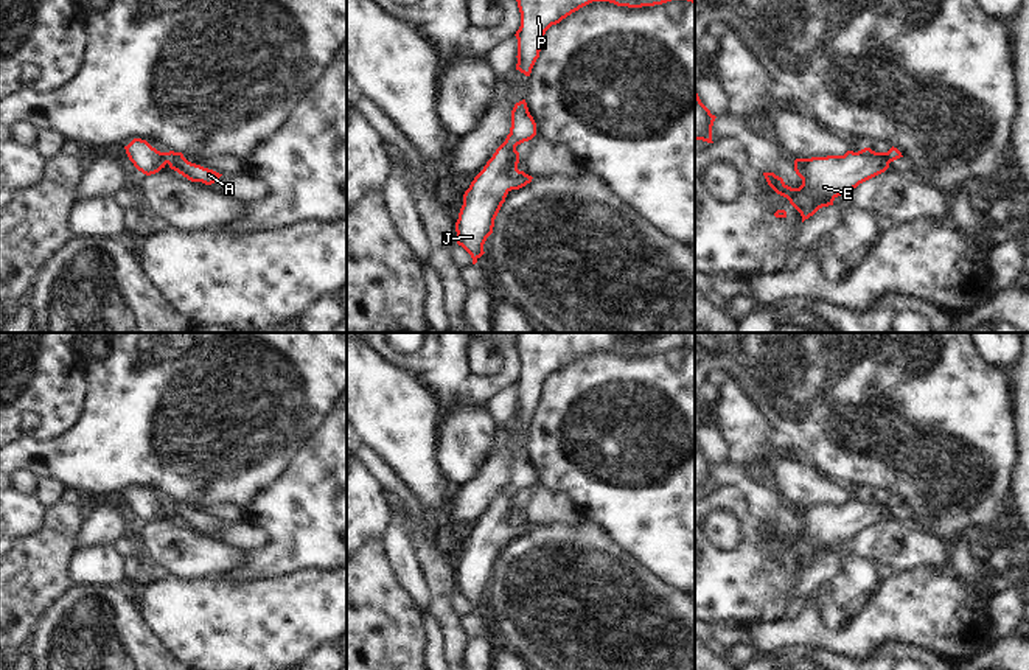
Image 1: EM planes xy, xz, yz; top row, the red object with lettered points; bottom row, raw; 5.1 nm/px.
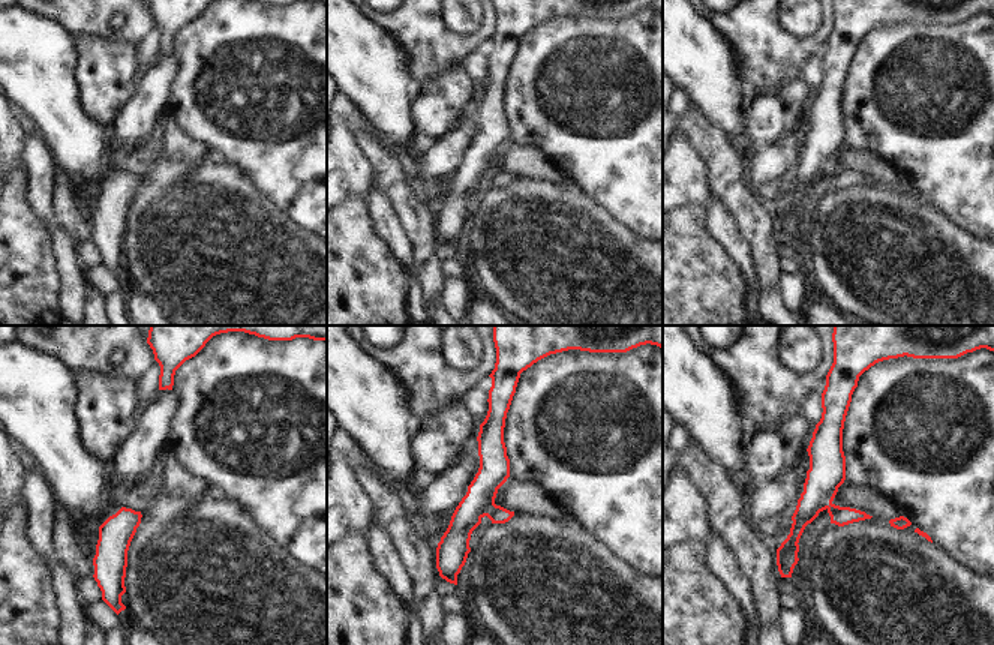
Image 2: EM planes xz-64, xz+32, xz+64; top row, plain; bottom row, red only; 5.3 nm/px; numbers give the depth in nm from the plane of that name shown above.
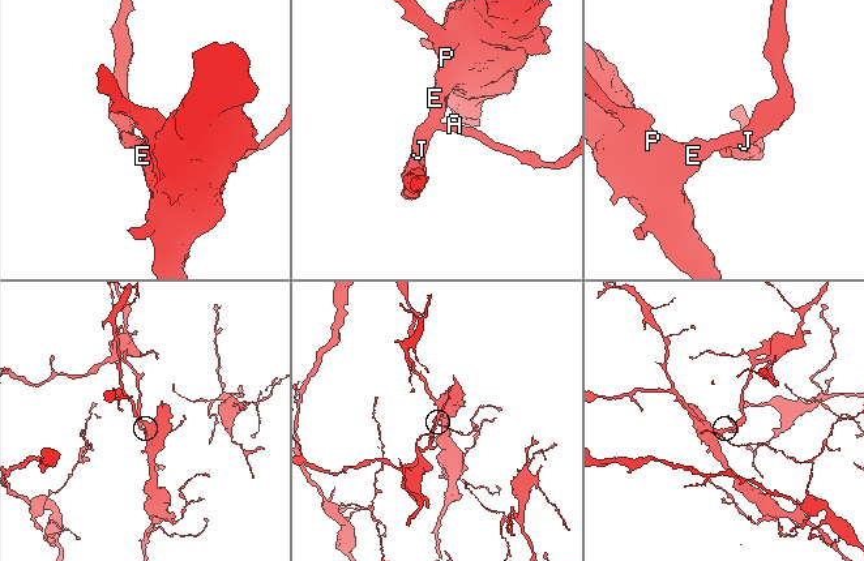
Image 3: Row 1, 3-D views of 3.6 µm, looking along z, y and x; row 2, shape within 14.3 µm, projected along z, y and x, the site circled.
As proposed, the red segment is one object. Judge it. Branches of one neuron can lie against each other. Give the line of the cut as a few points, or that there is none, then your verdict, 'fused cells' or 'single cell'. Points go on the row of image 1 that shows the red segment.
cut none; single cell

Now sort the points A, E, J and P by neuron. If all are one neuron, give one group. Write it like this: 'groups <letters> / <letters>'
groups A E J P

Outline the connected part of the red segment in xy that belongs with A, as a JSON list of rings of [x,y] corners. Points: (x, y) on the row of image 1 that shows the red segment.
[[[134,138],[124,149],[134,166],[146,176],[159,173],[166,163],[191,182],[211,185],[222,176],[213,169],[188,162],[182,152],[160,152],[141,138]]]

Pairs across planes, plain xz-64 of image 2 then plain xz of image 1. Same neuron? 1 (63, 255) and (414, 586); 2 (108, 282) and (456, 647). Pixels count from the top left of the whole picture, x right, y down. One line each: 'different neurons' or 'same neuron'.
1: different neurons
2: different neurons

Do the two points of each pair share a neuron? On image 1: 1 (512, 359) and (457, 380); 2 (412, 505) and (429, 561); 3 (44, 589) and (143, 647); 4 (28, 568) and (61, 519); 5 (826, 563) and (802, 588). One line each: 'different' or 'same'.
1: same
2: different
3: different
4: same
5: same

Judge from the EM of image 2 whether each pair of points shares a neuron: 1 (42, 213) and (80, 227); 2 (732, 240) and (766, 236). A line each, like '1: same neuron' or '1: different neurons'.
1: different neurons
2: different neurons

